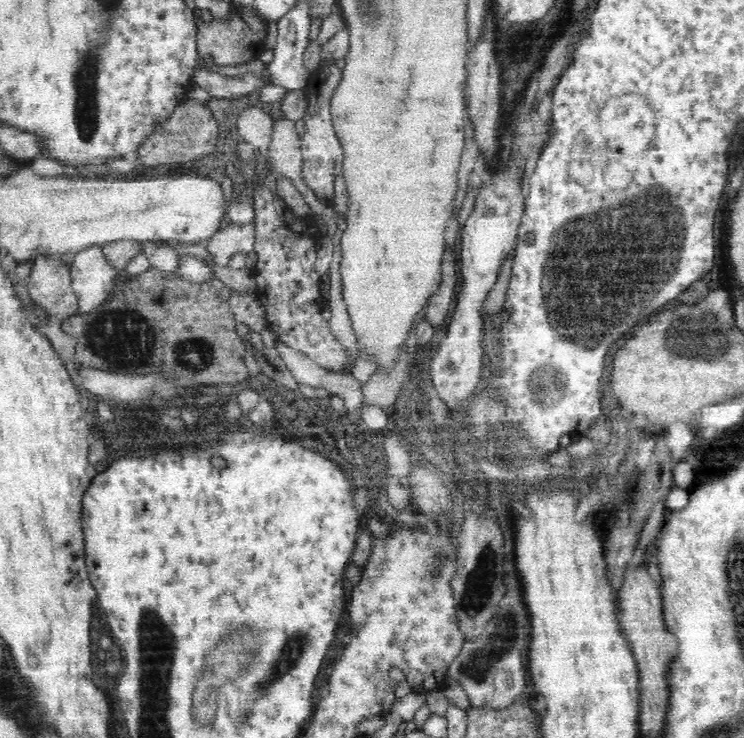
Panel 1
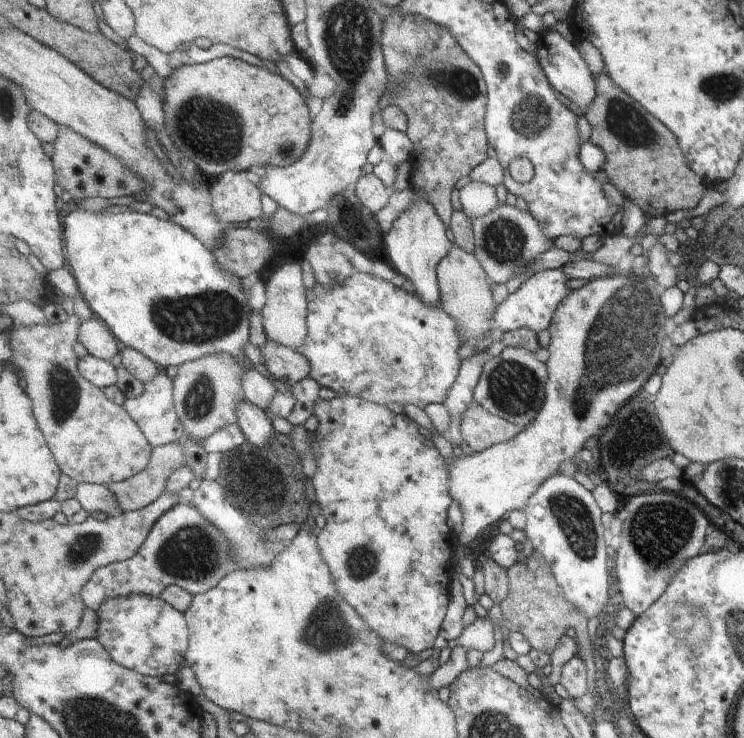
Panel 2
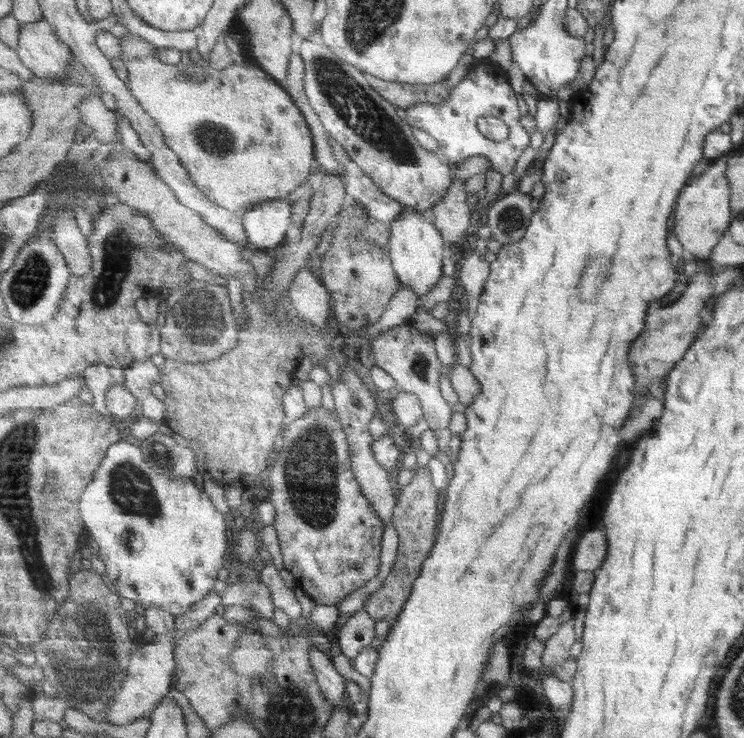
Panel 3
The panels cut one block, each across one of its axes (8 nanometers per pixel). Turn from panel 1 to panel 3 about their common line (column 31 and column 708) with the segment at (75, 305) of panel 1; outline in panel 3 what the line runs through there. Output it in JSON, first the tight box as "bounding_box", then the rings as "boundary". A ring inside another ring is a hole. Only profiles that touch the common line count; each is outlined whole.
{"bounding_box":[628,260,713,393],"boundary":[[[703,260],[698,263],[697,271],[692,277],[687,278],[685,290],[681,292],[679,298],[665,305],[658,300],[652,307],[649,307],[645,328],[641,334],[638,334],[632,350],[628,352],[638,393],[646,393],[653,381],[661,381],[661,378],[665,378],[669,370],[673,369],[673,365],[683,358],[687,347],[699,332],[700,309],[704,306],[706,299],[713,295],[713,288],[711,288],[713,274],[709,272]]]}

